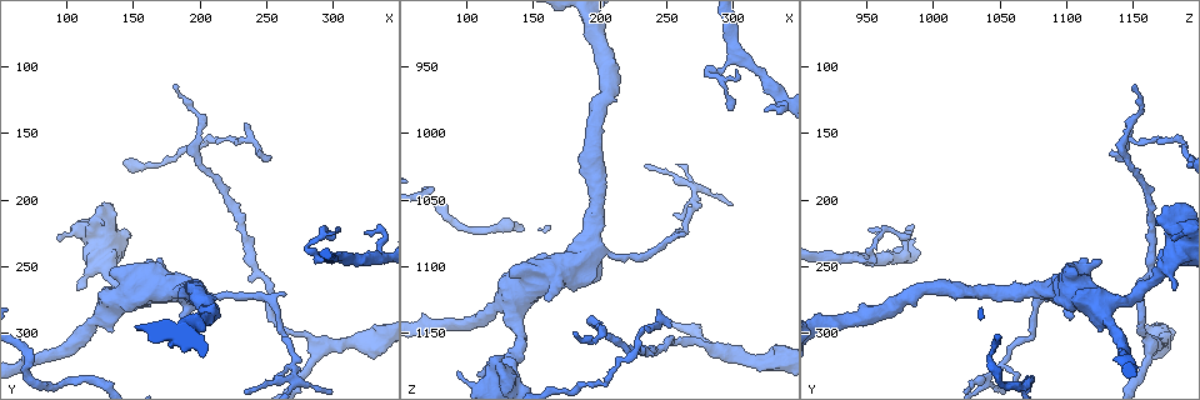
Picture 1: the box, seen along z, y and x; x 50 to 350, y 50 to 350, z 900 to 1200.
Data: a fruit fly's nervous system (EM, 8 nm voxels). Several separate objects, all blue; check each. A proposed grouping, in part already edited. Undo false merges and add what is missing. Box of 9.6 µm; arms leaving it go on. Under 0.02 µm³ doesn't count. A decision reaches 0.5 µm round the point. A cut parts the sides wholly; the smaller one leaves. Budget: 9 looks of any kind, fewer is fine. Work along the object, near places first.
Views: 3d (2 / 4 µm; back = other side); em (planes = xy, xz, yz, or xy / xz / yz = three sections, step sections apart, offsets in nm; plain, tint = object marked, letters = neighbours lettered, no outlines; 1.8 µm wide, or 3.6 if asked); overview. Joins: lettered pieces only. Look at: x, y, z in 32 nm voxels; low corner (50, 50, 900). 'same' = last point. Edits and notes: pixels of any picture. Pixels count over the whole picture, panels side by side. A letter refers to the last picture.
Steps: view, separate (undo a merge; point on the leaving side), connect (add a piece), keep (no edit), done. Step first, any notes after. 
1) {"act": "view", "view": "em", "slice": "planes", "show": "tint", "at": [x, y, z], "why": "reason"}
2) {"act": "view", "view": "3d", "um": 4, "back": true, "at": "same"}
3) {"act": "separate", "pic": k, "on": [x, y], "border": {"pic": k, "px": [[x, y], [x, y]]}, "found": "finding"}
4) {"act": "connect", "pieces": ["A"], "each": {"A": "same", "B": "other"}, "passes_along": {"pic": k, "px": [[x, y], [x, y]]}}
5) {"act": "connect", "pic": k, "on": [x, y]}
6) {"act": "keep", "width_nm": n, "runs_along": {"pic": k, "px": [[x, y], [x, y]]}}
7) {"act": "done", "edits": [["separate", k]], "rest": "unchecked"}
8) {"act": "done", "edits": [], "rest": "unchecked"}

{"act": "view", "view": "3d", "um": 4, "at": [112, 266, 1182], "why": "branch stops here"}

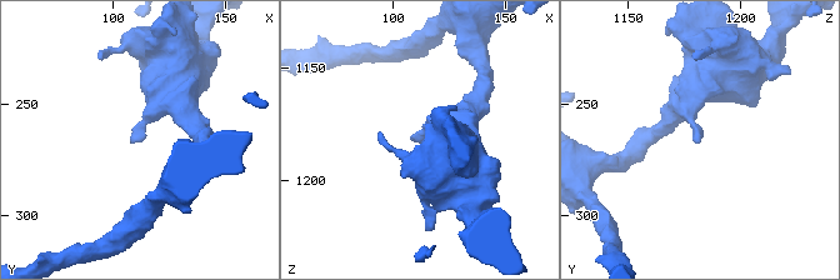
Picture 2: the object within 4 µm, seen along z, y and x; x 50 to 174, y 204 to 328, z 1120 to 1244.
{"act": "view", "view": "em", "um": 3.6, "slice": "yz", "step": 4, "show": "letters", "at": [109, 267, 1182], "why": "need the tissue"}

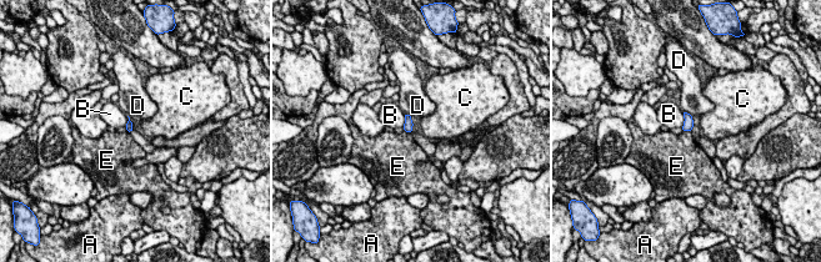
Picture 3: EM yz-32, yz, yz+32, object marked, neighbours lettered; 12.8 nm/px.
{"act": "view", "view": "em", "um": 3.6, "slice": "planes", "show": "letters", "at": "same"}

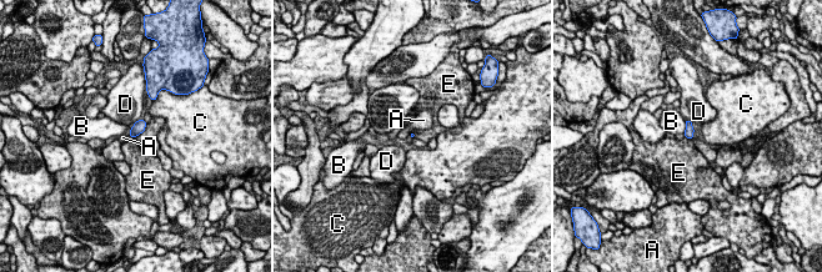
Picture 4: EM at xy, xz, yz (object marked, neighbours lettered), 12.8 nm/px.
{"act": "keep", "each": {"A": "other", "B": "other", "C": "other", "D": "other", "E": "other"}, "border": {"pic": 4, "px": [[146, 125], [135, 137]]}, "found": "none of them fits"}

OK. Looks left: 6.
{"act": "view", "view": "em", "slice": "yz", "step": 8, "show": "letters", "at": [72, 314, 1044], "why": "sharp bend"}

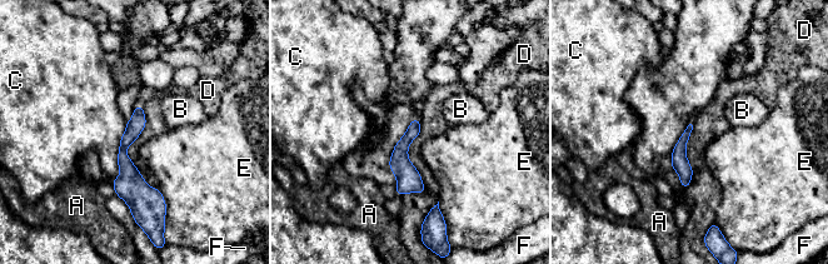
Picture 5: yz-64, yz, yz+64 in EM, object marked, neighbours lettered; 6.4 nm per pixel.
{"act": "keep", "width_nm": 80, "longest_contact_nm": ["D", 500], "each": {"A": "other", "B": "other", "C": "other", "D": "other", "E": "other", "F": "other"}, "found": "continuous, no second neuron"}

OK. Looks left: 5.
{"act": "view", "view": "3d", "um": 2, "at": [324, 224, 982], "why": "tapers out"}

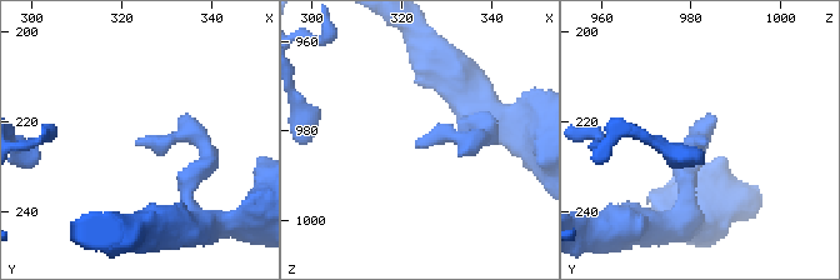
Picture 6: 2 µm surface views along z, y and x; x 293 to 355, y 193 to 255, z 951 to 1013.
{"act": "view", "view": "em", "slice": "yz", "step": 16, "show": "tint", "at": [323, 223, 983], "why": "shape alone is not enough"}

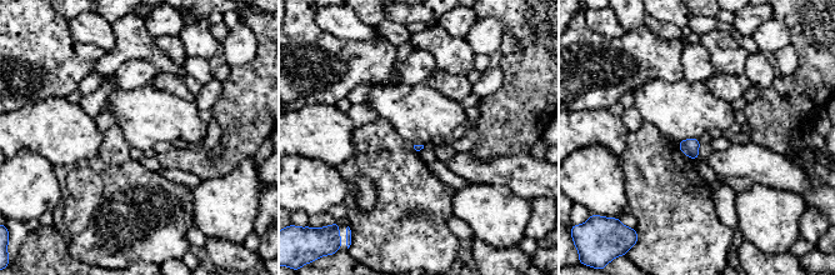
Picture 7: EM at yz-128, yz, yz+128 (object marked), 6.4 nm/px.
{"act": "view", "view": "em", "slice": "planes", "show": "letters", "at": "same", "why": "cut it another way"}

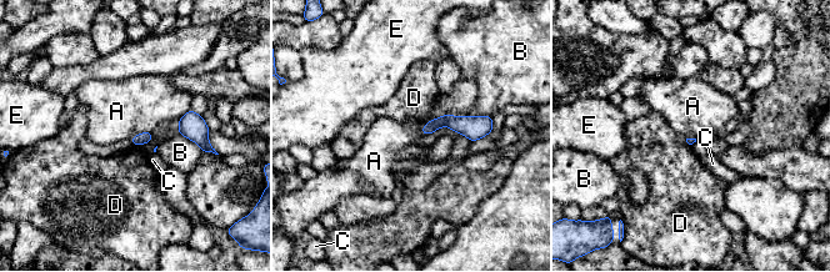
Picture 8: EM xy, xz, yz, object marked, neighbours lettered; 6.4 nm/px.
{"act": "keep", "each": {"A": "other", "B": "other", "C": "other", "D": "other", "E": "other"}, "found": "none of them fits"}

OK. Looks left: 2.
{"act": "view", "view": "em", "slice": "planes", "show": "letters", "at": [254, 168, 1146], "why": "free end"}

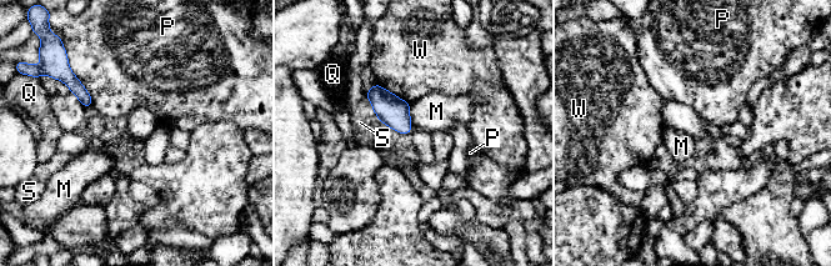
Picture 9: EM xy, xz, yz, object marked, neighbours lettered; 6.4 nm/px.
{"act": "keep", "longest_contact_nm": ["W", 260], "each": {"M": "other", "P": "other", "Q": "other", "S": "other", "W": "other"}, "border": {"pic": 9, "px": [[409, 104], [411, 126]]}, "found": "no lettered piece goes on from it"}

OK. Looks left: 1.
{"act": "done", "edits": [], "rest": "unchecked"}

